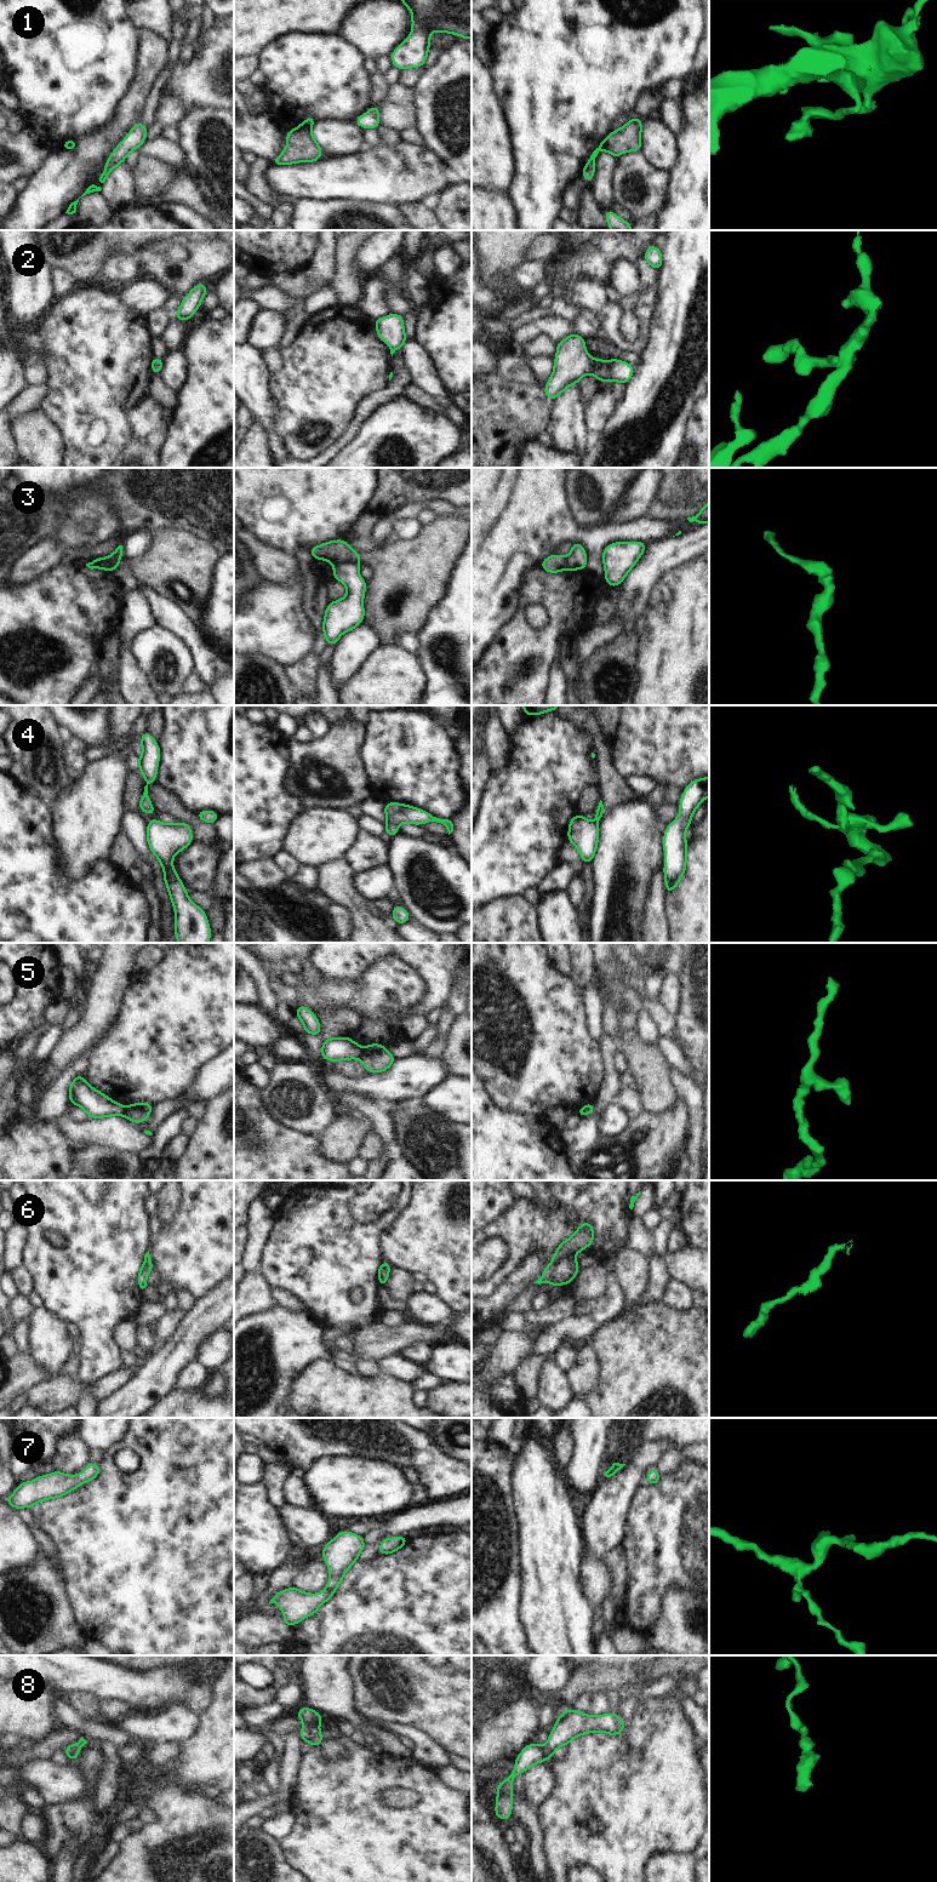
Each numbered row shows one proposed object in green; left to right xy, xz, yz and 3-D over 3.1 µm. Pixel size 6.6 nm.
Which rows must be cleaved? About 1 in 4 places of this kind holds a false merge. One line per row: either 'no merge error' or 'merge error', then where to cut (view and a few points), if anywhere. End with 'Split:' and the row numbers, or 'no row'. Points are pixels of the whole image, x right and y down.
1: merge error; cut in xz along (302, 123), (309, 126)
2: no merge error; no cut
3: merge error; cut in xz along (356, 562), (336, 562), (333, 565)
4: no merge error; no cut
5: merge error; cut in xz along (363, 1050), (359, 1057)
6: no merge error; no cut
7: no merge error; no cut
8: no merge error; no cut
Split: 1, 3, 5

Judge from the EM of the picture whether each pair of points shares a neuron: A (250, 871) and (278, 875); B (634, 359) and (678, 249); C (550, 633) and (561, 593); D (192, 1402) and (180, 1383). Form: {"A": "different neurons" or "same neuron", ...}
{"A": "same neuron", "B": "different neurons", "C": "same neuron", "D": "different neurons"}

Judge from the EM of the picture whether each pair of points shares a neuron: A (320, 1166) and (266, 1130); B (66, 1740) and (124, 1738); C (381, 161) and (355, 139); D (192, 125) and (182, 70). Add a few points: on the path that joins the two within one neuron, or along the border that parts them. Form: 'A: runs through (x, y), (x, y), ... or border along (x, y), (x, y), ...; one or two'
A: runs through (307, 1163), (300, 1163), (279, 1143); one
B: border along (63, 1727), (78, 1731), (83, 1735); two
C: border along (367, 147), (359, 152), (338, 156); two
D: border along (217, 108), (194, 108), (176, 129); two

